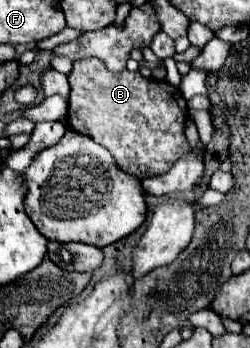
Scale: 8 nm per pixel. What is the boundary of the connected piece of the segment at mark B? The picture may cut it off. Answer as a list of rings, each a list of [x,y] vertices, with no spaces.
[[[95,58],[73,64],[69,86],[67,128],[87,134],[97,144],[109,148],[123,172],[139,178],[163,174],[189,150],[185,138],[187,102],[175,86],[143,78],[139,72],[107,72],[107,66]]]

